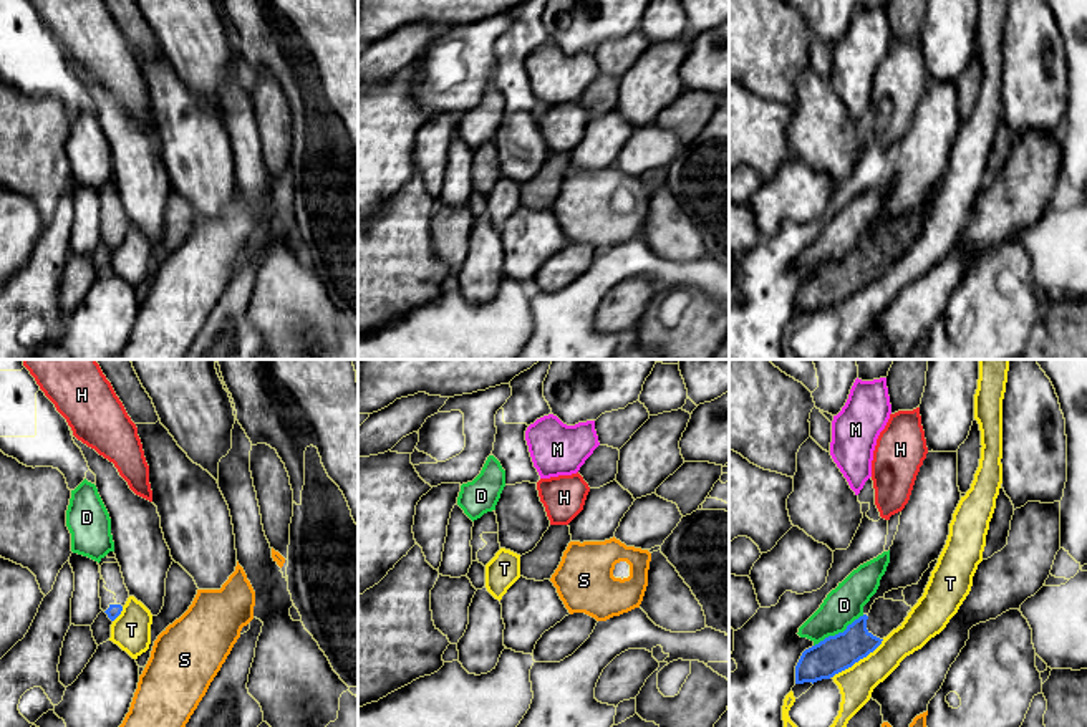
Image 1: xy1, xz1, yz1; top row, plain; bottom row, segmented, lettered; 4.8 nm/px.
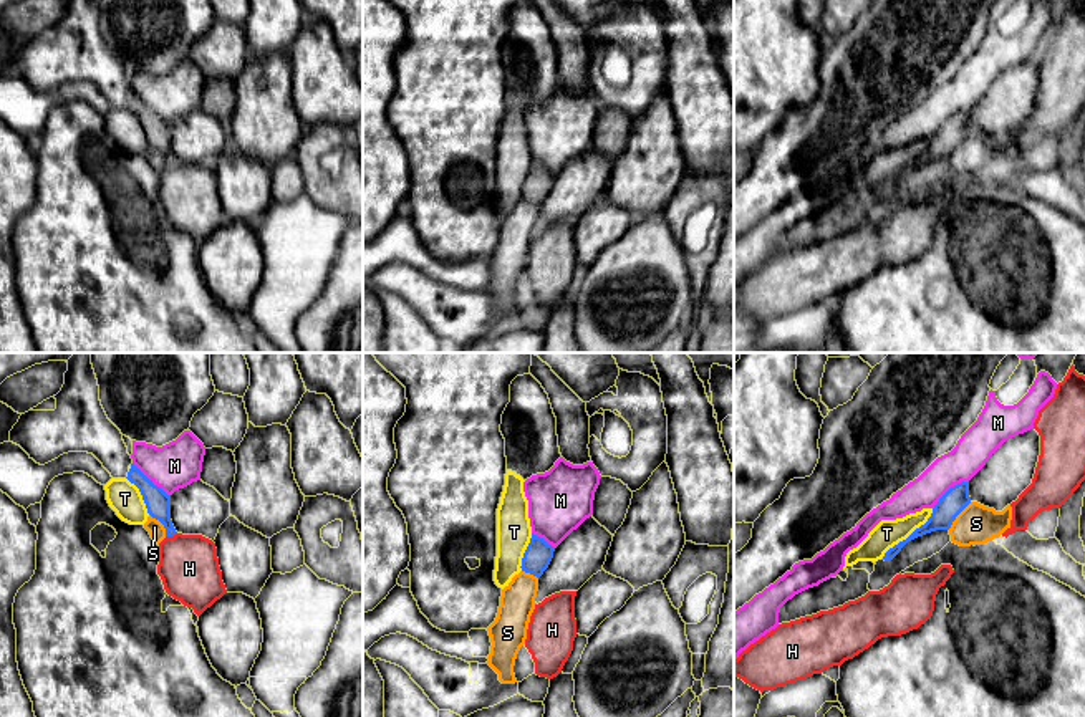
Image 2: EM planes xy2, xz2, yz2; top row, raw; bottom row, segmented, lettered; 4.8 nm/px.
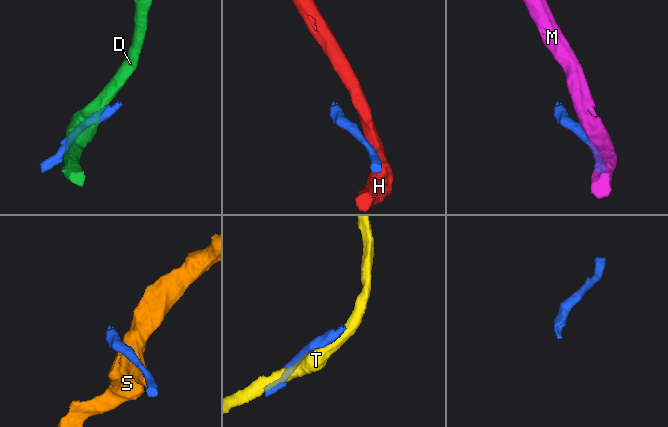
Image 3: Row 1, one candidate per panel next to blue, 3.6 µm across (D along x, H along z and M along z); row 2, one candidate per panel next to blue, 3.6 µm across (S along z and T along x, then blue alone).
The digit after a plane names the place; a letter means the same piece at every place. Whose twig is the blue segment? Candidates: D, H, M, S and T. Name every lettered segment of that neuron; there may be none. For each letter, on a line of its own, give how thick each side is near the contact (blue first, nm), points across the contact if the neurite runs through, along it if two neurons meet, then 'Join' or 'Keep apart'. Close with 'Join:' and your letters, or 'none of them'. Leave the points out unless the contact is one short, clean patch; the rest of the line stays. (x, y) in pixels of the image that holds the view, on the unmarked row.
D: Thickness 180 nm (blue) against 180 nm. Boundary: yz1 (864, 244), (814, 275). Keep apart
H: Thickness 120 nm (blue) against 280 nm. Boundary: xy2 (176, 161), (166, 166). Keep apart
M: Thickness 120 nm (blue) against 220 nm. Keep apart
S: Thickness 120 nm (blue) against 190 nm. Boundary: yz2 (971, 131), (948, 158). Keep apart
T: Thickness 120 nm (blue) against 140 nm. Keep apart
Join: none of them

